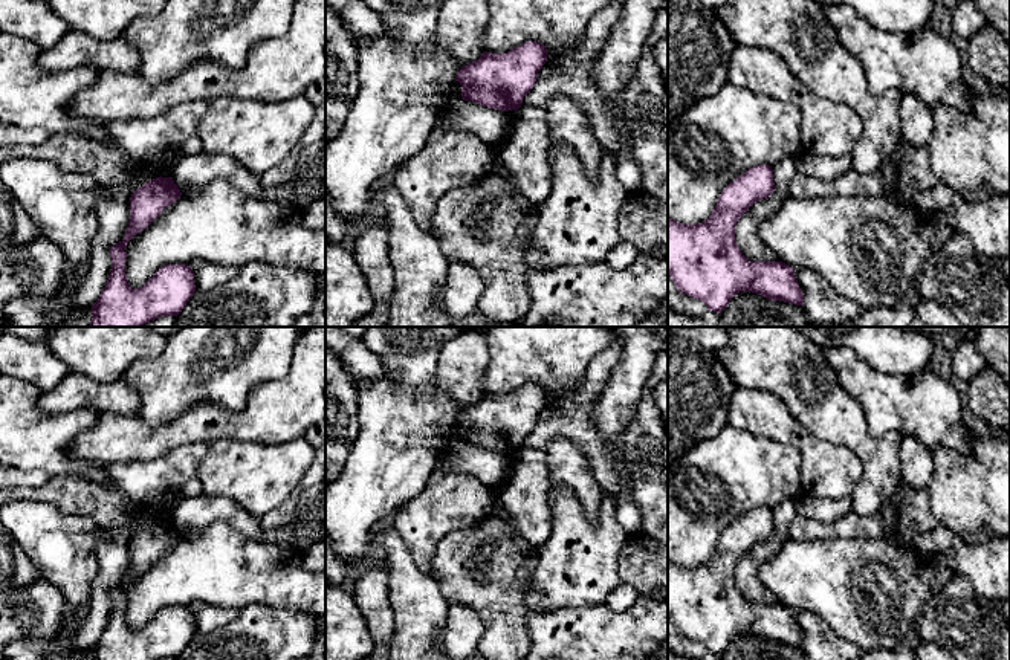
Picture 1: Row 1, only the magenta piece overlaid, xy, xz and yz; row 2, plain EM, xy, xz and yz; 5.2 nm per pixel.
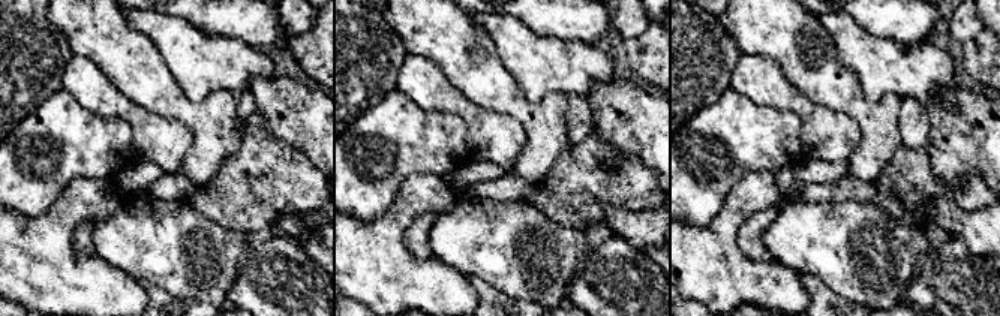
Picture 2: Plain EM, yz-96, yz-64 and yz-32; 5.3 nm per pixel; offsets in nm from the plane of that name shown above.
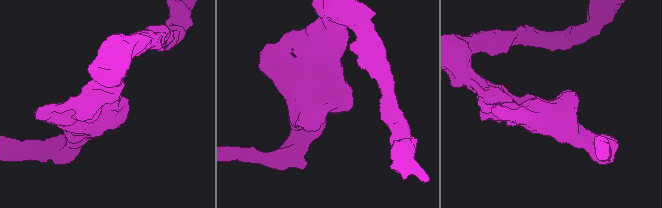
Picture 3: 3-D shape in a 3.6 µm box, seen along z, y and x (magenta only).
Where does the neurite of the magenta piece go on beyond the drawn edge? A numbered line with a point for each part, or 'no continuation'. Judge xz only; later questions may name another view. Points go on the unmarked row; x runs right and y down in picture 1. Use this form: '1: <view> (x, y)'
no continuation

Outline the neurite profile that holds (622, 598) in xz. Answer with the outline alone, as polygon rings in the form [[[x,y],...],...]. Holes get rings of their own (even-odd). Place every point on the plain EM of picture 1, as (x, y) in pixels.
[[[622,584],[607,597],[605,605],[620,613],[633,607],[639,599],[642,599],[642,596],[633,585]]]

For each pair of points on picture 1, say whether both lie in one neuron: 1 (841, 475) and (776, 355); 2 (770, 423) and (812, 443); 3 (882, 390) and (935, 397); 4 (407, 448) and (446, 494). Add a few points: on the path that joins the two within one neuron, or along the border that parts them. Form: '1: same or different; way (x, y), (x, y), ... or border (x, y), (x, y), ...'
1: different; border (793, 419), (815, 436), (842, 445), (856, 454)
2: same; way (781, 427), (801, 440)
3: same; way (896, 397), (922, 397)
4: different; border (446, 442), (425, 486), (407, 501)

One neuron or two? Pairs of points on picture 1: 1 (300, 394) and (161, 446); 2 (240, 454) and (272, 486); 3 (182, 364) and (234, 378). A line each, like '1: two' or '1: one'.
1: one
2: one
3: one

